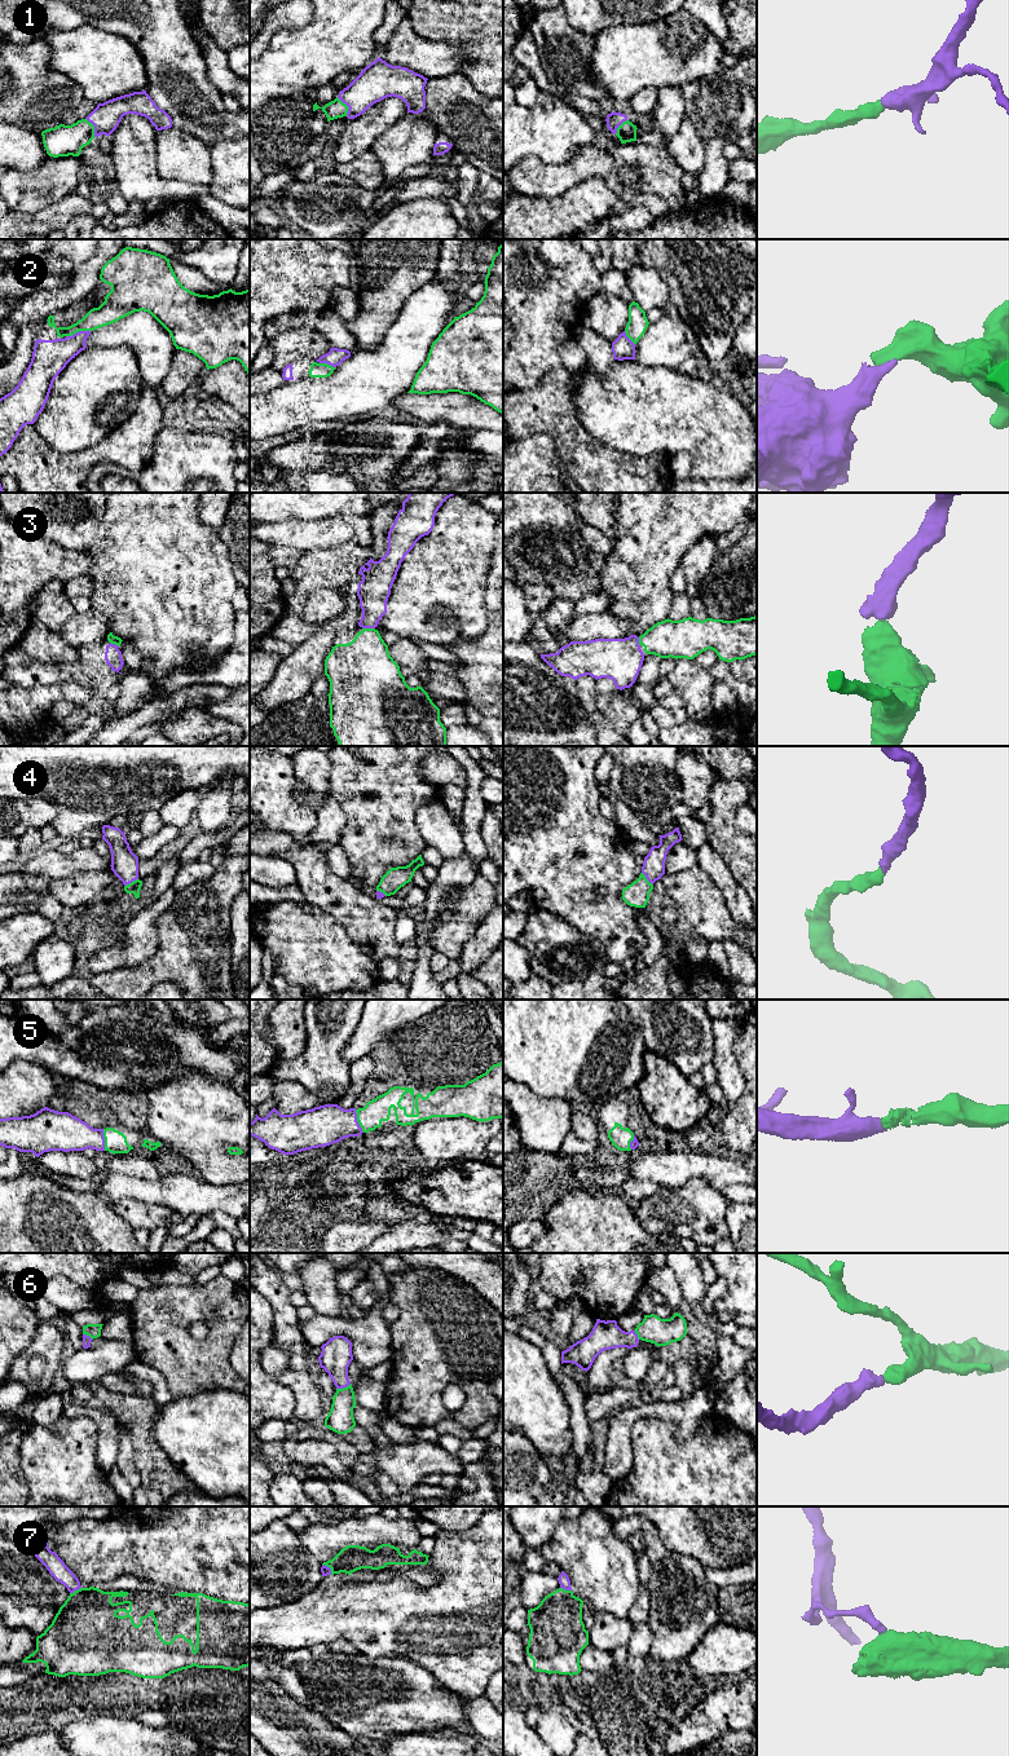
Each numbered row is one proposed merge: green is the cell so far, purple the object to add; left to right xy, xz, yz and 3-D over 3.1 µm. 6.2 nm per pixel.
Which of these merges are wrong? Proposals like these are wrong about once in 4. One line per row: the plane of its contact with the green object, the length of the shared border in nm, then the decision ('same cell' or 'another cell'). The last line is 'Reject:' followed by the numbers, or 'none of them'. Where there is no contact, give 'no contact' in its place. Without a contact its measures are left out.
1: meets green in xy; contact 130 nm long; same cell
2: meets green in xy; contact 170 nm long; same cell
3: meets green in xz; contact 80 nm long; same cell
4: meets green in xy; contact 100 nm long; same cell
5: meets green in xz; contact 160 nm long; same cell
6: meets green in xz; contact 100 nm long; same cell
7: meets green in xy; contact 80 nm long; another cell
Reject: 7

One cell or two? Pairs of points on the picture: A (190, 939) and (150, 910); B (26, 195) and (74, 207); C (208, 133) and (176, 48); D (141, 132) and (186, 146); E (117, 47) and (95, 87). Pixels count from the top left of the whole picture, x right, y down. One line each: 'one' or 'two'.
A: two
B: two
C: one
D: two
E: one

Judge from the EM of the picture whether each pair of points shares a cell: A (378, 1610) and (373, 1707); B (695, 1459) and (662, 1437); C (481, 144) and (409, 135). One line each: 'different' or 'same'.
A: different
B: same
C: different

